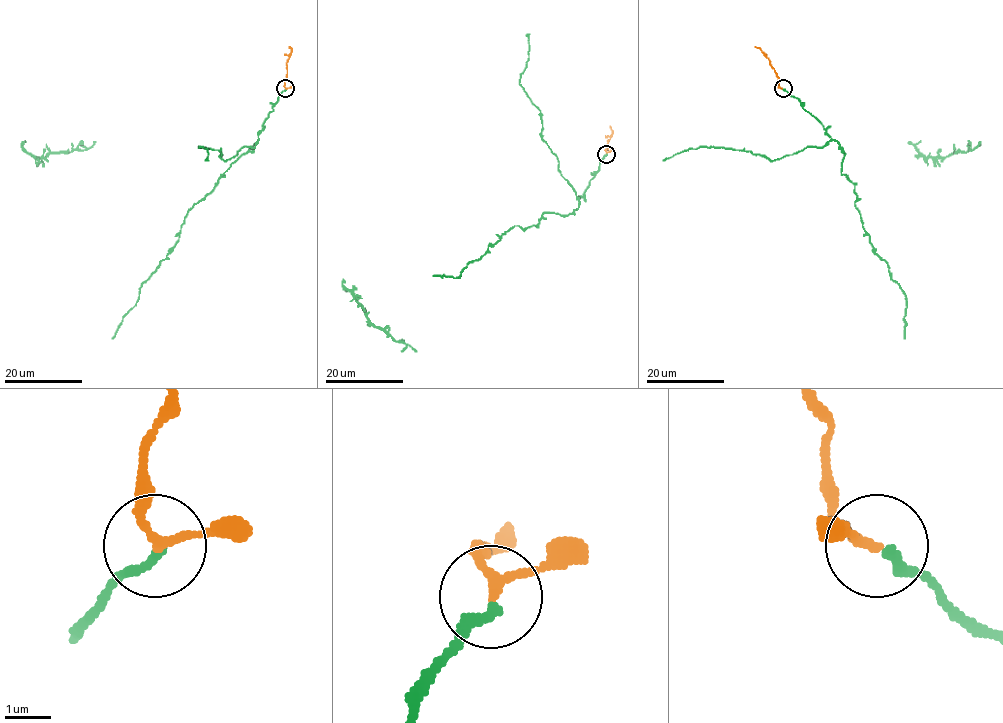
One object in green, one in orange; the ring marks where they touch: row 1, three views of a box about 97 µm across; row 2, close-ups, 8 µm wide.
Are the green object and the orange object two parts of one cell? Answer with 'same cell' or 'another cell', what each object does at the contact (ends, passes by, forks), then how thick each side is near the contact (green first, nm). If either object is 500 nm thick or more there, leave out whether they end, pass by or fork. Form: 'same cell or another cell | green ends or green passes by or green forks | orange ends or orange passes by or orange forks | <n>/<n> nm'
same cell | green ends | orange passes by | 240/180 nm

